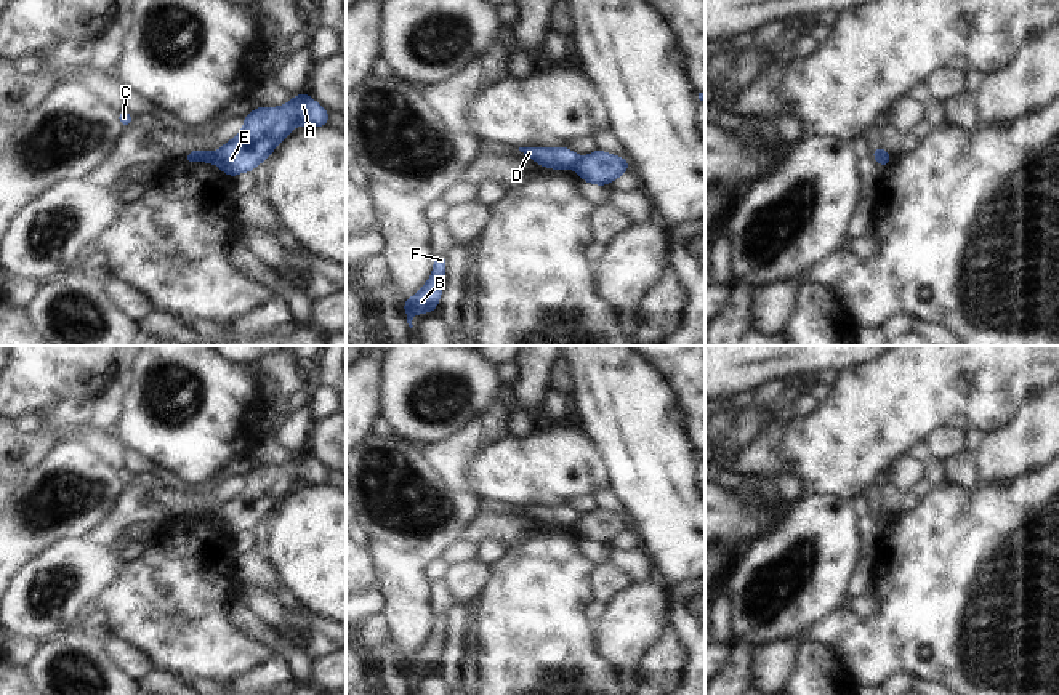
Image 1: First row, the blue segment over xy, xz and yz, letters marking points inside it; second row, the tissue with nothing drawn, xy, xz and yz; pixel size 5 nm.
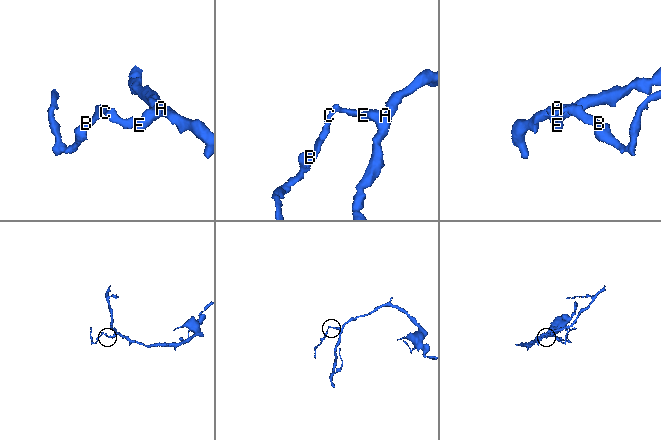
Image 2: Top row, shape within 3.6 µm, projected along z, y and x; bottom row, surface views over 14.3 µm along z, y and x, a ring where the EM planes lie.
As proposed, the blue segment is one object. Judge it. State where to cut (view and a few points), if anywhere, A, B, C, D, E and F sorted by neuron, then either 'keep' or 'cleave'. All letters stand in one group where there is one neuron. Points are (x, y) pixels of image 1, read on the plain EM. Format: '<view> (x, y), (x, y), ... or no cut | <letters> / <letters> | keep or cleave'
xy (215, 513), (217, 521) | A E / B C D F | cleave

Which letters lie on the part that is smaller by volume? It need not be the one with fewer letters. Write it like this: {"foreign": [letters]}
{"foreign": ["B", "C", "D", "F"]}

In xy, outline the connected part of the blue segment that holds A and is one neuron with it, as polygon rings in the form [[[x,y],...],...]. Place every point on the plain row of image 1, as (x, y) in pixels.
[[[308,452],[292,456],[282,466],[256,466],[244,477],[244,487],[216,511],[219,528],[231,536],[242,530],[252,532],[268,519],[276,504],[287,496],[295,484],[327,485],[330,471]]]

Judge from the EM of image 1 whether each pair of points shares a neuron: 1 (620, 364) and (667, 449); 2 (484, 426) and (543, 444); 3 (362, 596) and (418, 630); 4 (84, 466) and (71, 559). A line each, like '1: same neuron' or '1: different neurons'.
1: same neuron
2: different neurons
3: different neurons
4: different neurons

